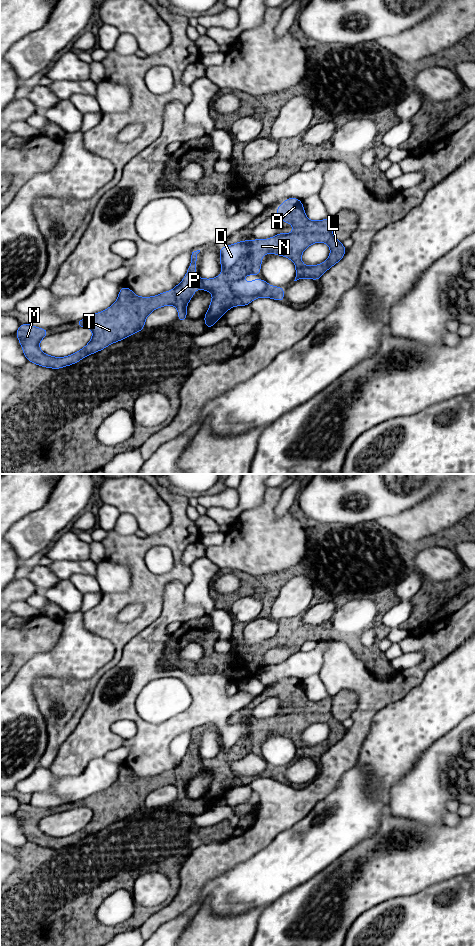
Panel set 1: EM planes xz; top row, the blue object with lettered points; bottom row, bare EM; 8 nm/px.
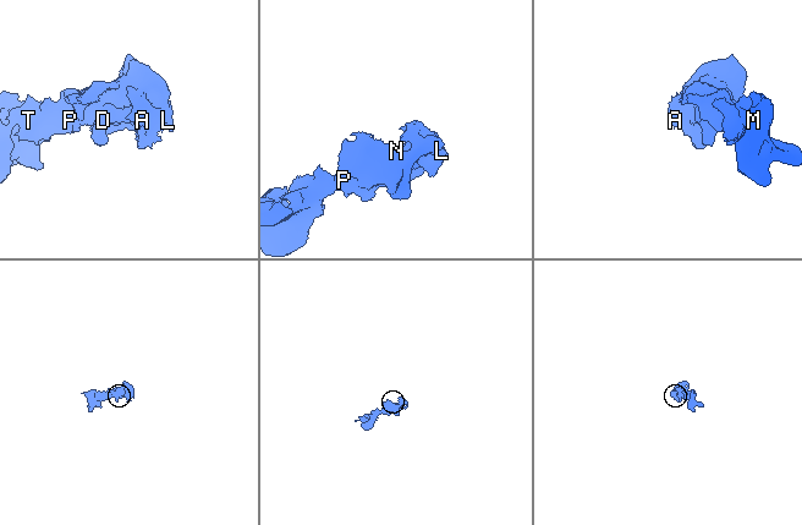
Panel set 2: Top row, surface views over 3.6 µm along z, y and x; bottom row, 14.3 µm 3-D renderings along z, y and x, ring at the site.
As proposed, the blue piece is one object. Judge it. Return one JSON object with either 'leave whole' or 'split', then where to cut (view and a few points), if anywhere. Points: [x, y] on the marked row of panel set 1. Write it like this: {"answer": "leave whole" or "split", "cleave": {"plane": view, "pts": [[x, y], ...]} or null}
{"answer": "split", "cleave": {"plane": "xz", "pts": [[229, 283], [231, 291], [240, 297], [257, 297], [268, 285]]}}

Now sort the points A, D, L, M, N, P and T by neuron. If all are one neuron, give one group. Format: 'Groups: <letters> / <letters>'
Groups: A L M N P T / D

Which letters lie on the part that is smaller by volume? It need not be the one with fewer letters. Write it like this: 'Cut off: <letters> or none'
Cut off: D

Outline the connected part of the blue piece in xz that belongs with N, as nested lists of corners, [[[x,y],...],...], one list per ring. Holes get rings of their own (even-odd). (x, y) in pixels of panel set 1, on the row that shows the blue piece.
[[[288,198],[287,200],[284,200],[283,204],[280,207],[276,208],[275,211],[277,213],[277,217],[280,218],[283,222],[290,223],[294,226],[294,230],[293,230],[292,233],[283,234],[283,233],[280,232],[276,236],[271,237],[269,239],[264,239],[264,240],[254,239],[254,240],[250,241],[249,242],[249,245],[251,247],[250,257],[244,263],[242,263],[241,265],[236,266],[231,272],[229,272],[227,274],[222,273],[221,275],[218,275],[216,278],[213,278],[213,279],[203,279],[203,278],[197,278],[196,277],[197,254],[200,252],[200,250],[197,250],[197,251],[192,252],[190,267],[189,267],[189,269],[188,269],[188,271],[185,275],[185,278],[182,280],[181,283],[177,284],[177,286],[170,291],[163,292],[163,293],[156,295],[156,296],[153,296],[153,297],[138,297],[134,294],[134,292],[131,289],[129,289],[125,286],[121,287],[120,292],[119,292],[119,296],[118,296],[116,302],[111,307],[109,307],[108,309],[106,309],[102,312],[95,313],[91,316],[86,317],[85,319],[82,319],[82,320],[79,320],[79,321],[76,322],[77,327],[88,327],[88,328],[90,328],[93,332],[93,336],[92,336],[91,341],[83,349],[77,351],[76,353],[74,353],[70,356],[57,358],[57,357],[49,356],[49,355],[43,353],[39,348],[39,342],[46,335],[48,335],[48,329],[37,328],[37,327],[32,326],[30,323],[29,324],[21,324],[19,326],[17,332],[15,333],[15,335],[19,339],[19,342],[22,346],[23,353],[26,356],[27,361],[35,363],[35,364],[42,366],[42,367],[53,368],[53,369],[59,369],[59,368],[63,368],[65,366],[75,364],[75,363],[79,362],[81,359],[88,356],[89,354],[96,353],[96,352],[106,348],[107,346],[109,346],[112,343],[123,340],[126,337],[128,337],[128,336],[130,336],[134,333],[137,333],[139,331],[143,331],[143,327],[145,325],[146,317],[154,309],[157,309],[159,307],[163,307],[165,305],[176,306],[177,309],[178,309],[178,320],[180,322],[184,322],[187,318],[186,306],[189,303],[190,299],[193,297],[195,290],[197,288],[199,288],[200,290],[209,291],[213,294],[213,299],[210,302],[209,309],[204,316],[204,321],[205,321],[207,329],[210,329],[214,325],[214,323],[219,318],[223,317],[224,313],[226,311],[228,311],[229,309],[231,309],[233,306],[249,305],[256,298],[268,297],[268,298],[271,298],[271,299],[275,299],[275,300],[278,300],[278,301],[284,301],[285,302],[285,298],[283,296],[285,288],[283,288],[283,287],[274,287],[272,285],[268,285],[266,290],[258,297],[242,297],[242,298],[240,298],[240,297],[237,297],[237,296],[234,295],[234,293],[231,290],[230,283],[232,281],[242,280],[242,277],[244,275],[250,275],[250,274],[260,275],[260,267],[261,267],[261,264],[262,264],[261,258],[265,253],[267,253],[267,254],[274,253],[274,254],[284,256],[284,257],[291,259],[296,266],[296,277],[295,277],[294,281],[297,281],[297,280],[302,279],[302,278],[311,278],[311,279],[317,281],[329,268],[331,268],[334,264],[336,264],[337,262],[339,262],[343,258],[343,256],[346,253],[346,248],[343,246],[341,241],[338,241],[332,235],[332,219],[327,218],[327,219],[320,220],[320,221],[309,220],[306,217],[306,214],[304,212],[304,207],[302,205],[301,200],[299,200],[297,198]],[[317,242],[324,242],[324,243],[327,243],[330,246],[330,249],[331,249],[330,256],[322,264],[315,265],[315,266],[305,266],[302,263],[301,254],[303,253],[303,251],[308,246],[310,246],[311,244],[317,243]]]

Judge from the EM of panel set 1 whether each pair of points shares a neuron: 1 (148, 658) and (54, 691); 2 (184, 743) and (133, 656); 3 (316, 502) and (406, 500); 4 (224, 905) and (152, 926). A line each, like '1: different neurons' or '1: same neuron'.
1: different neurons
2: different neurons
3: same neuron
4: different neurons

